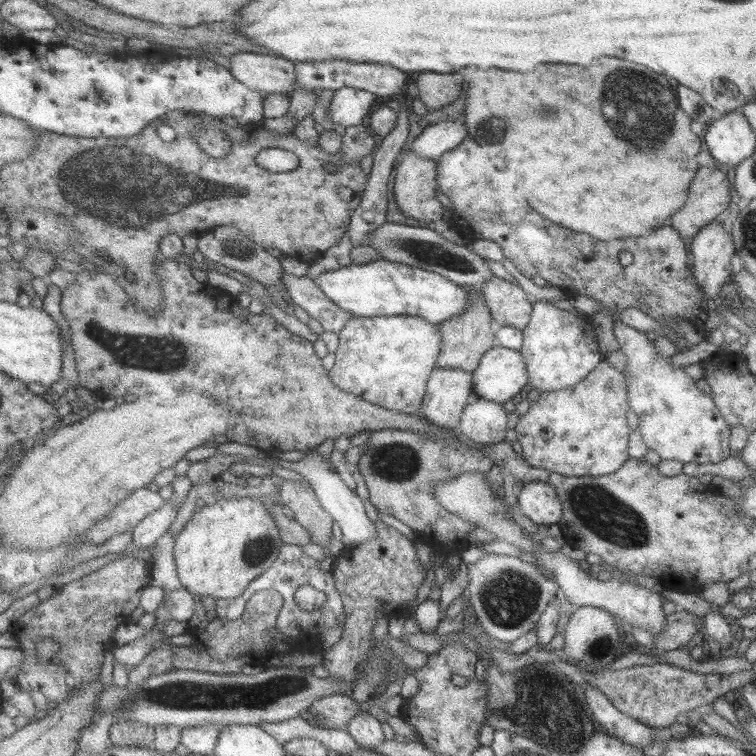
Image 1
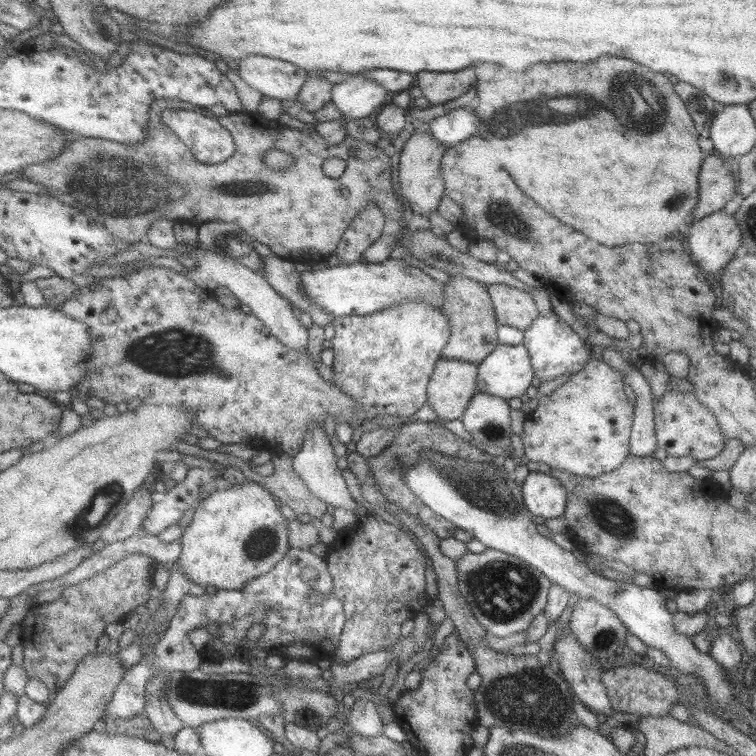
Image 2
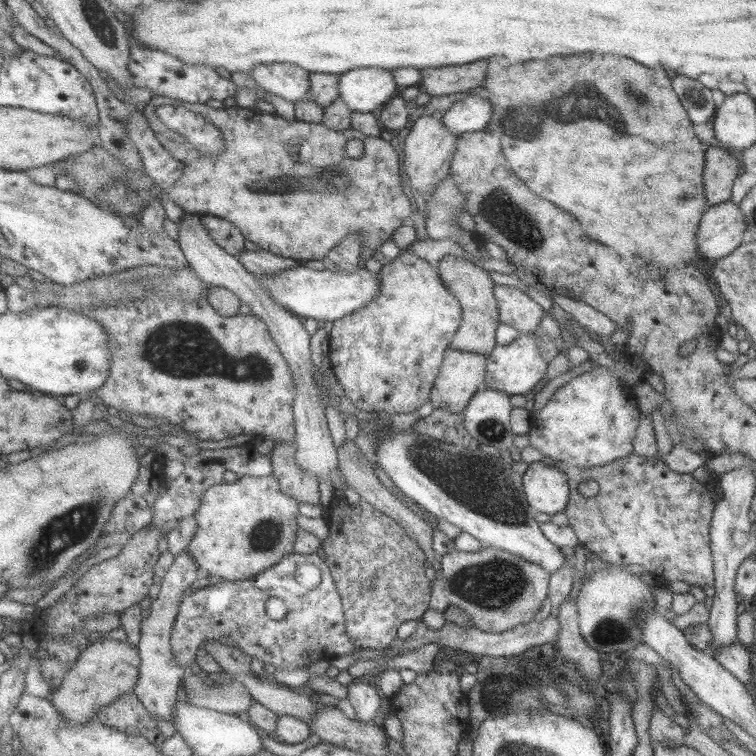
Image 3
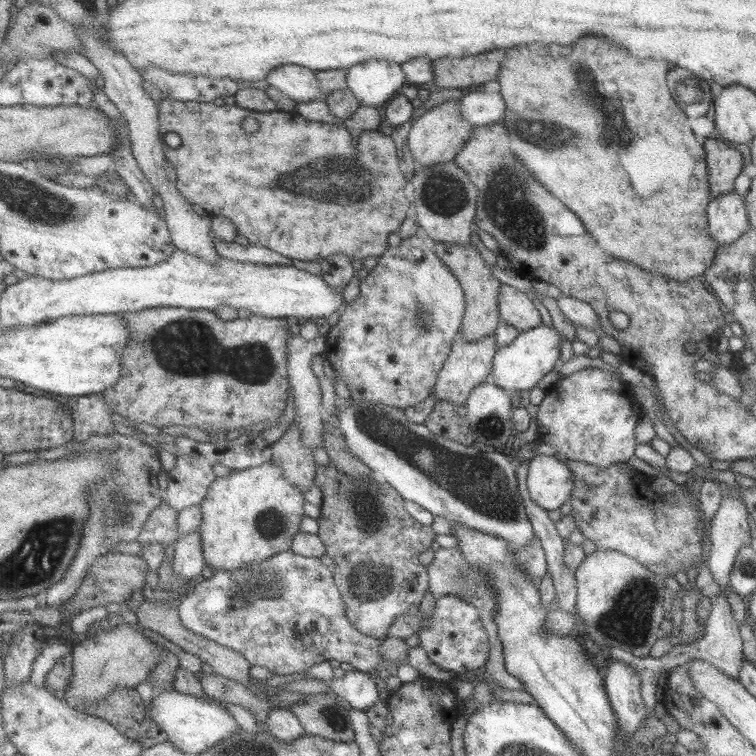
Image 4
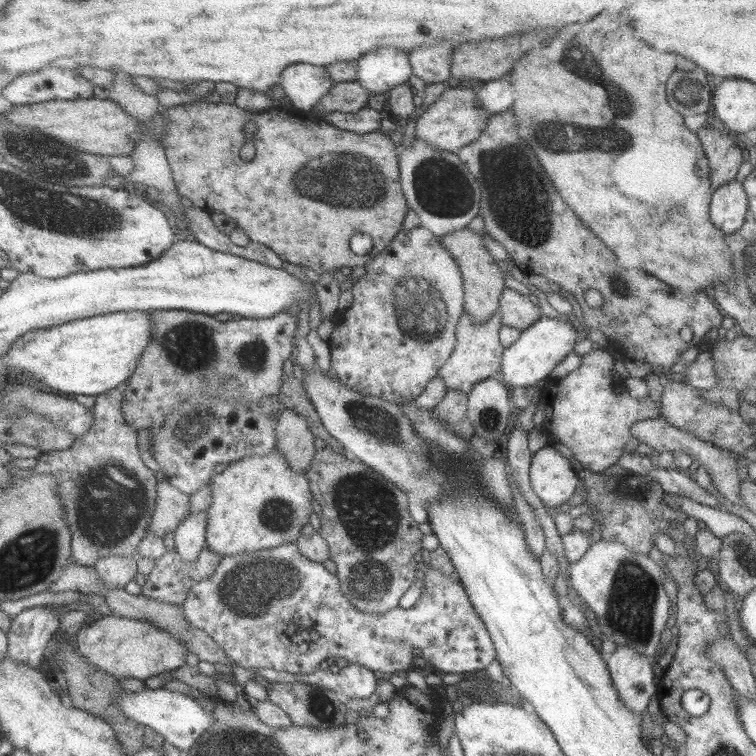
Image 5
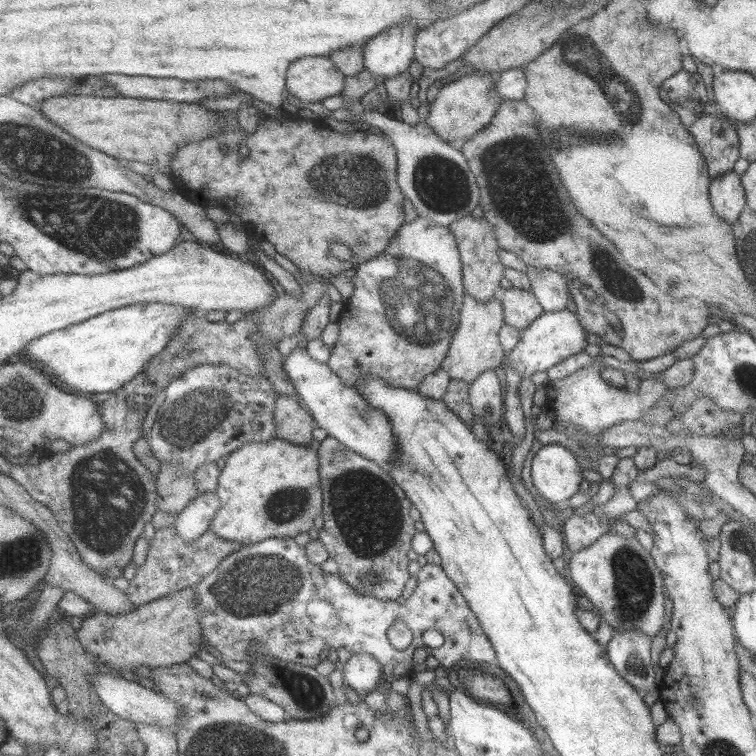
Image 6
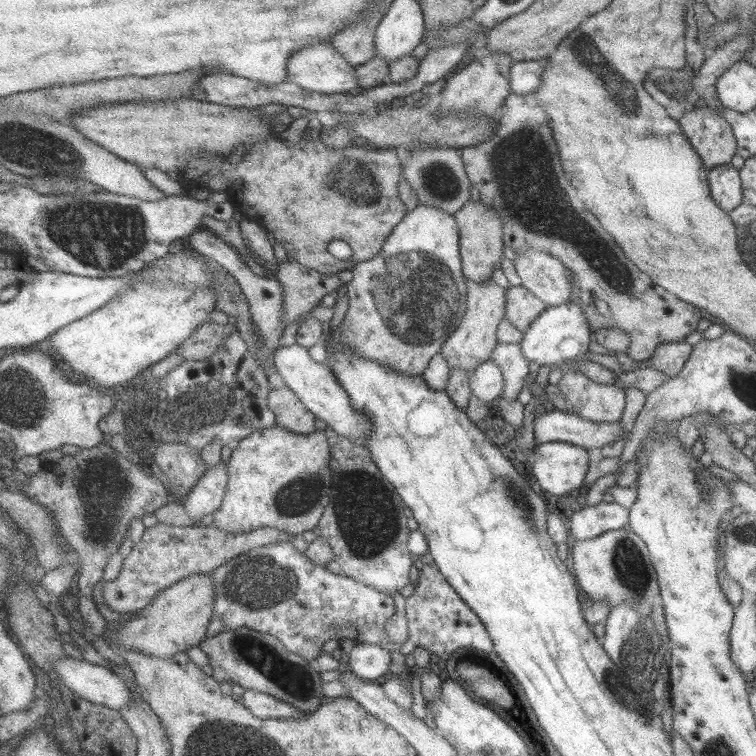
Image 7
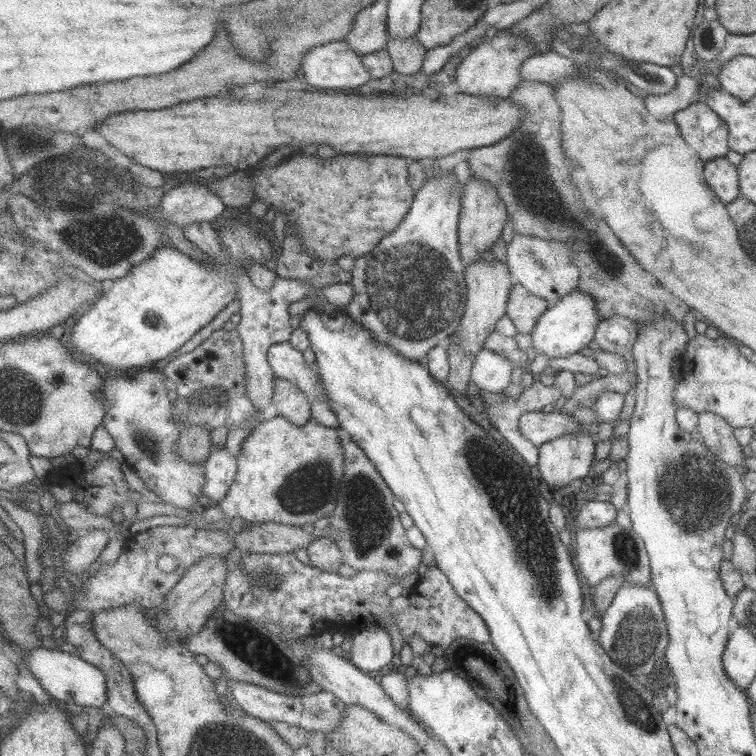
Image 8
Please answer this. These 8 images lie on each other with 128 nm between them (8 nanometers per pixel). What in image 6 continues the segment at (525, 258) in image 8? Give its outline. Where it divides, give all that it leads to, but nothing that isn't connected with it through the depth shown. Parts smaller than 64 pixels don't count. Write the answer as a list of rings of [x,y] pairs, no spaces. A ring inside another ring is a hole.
[[[527,267],[524,273],[529,279],[531,292],[535,294],[535,299],[539,300],[544,312],[557,312],[563,310],[570,303],[567,281],[547,268]]]

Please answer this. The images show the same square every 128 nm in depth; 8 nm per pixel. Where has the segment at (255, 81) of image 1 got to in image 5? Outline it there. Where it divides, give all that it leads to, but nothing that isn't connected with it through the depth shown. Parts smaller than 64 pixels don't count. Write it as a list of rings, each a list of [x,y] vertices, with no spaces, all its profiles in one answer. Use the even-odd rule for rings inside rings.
[[[309,63],[287,67],[280,83],[291,104],[304,111],[316,110],[320,100],[330,94],[335,85],[328,67]]]

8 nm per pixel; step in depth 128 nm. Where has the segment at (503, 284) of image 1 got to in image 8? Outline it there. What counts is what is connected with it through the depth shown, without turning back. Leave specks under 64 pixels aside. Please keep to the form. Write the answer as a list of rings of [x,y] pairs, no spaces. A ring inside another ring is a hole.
[[[514,282],[505,315],[512,321],[516,333],[529,335],[534,332],[535,324],[548,306],[543,298],[533,296],[522,285]]]

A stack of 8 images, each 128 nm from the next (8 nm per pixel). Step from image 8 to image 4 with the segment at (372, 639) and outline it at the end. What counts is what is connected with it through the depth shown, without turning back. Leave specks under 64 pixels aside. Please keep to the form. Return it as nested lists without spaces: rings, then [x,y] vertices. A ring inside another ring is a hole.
[[[355,669],[343,678],[331,679],[331,692],[347,701],[352,709],[367,710],[379,702],[377,675]]]

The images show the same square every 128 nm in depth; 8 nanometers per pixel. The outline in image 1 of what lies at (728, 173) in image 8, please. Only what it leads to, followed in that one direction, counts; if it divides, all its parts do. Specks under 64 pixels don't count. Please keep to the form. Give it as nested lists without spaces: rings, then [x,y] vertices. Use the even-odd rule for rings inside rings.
[[[713,219],[692,236],[689,252],[693,256],[693,278],[710,302],[731,276],[729,260],[735,253],[732,235],[723,229],[723,223]]]

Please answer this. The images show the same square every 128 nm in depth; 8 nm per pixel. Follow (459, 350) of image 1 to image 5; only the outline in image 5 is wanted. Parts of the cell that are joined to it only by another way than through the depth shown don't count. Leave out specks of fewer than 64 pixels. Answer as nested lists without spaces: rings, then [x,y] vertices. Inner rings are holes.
[[[465,227],[446,234],[442,237],[442,241],[443,244],[446,244],[445,248],[453,253],[453,258],[457,260],[463,272],[466,288],[466,312],[473,316],[475,324],[489,320],[497,312],[499,300],[505,290],[503,289],[503,272],[499,270],[499,266],[495,264],[487,248],[483,246],[483,236],[479,236],[477,230]]]

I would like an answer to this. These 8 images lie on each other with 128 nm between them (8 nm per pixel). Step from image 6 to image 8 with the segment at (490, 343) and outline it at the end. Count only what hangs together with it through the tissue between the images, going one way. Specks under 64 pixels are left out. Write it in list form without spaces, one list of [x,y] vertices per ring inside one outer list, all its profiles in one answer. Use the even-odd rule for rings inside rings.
[[[479,259],[471,266],[466,266],[466,282],[469,288],[468,304],[465,316],[462,319],[461,330],[455,334],[459,338],[458,343],[468,352],[477,356],[483,341],[495,331],[495,324],[501,316],[506,314],[506,305],[509,300],[513,279],[510,277],[507,265],[499,260],[484,262]]]

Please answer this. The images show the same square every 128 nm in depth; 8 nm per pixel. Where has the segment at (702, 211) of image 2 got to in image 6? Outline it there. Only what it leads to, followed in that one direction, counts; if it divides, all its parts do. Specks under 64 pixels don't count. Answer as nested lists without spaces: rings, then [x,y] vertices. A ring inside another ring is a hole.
[[[700,114],[696,116],[695,121],[685,126],[689,134],[695,139],[697,148],[701,156],[705,159],[708,175],[712,179],[714,176],[719,176],[724,172],[731,171],[735,160],[739,157],[738,153],[738,136],[733,128],[733,122],[726,116],[717,114]]]

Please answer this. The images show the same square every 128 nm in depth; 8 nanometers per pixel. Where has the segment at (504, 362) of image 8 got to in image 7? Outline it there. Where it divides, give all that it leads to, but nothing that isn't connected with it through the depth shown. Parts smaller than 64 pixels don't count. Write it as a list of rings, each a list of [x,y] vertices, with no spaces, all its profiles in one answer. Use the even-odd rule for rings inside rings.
[[[490,358],[479,364],[470,377],[473,396],[483,404],[488,404],[495,398],[500,399],[503,383],[501,369]]]

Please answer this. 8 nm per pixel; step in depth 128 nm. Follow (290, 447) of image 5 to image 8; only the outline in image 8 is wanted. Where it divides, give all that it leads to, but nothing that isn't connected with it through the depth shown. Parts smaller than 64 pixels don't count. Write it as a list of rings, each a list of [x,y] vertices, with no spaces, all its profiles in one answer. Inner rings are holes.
[[[278,377],[272,413],[281,414],[295,424],[304,425],[311,420],[311,402],[292,380]]]

